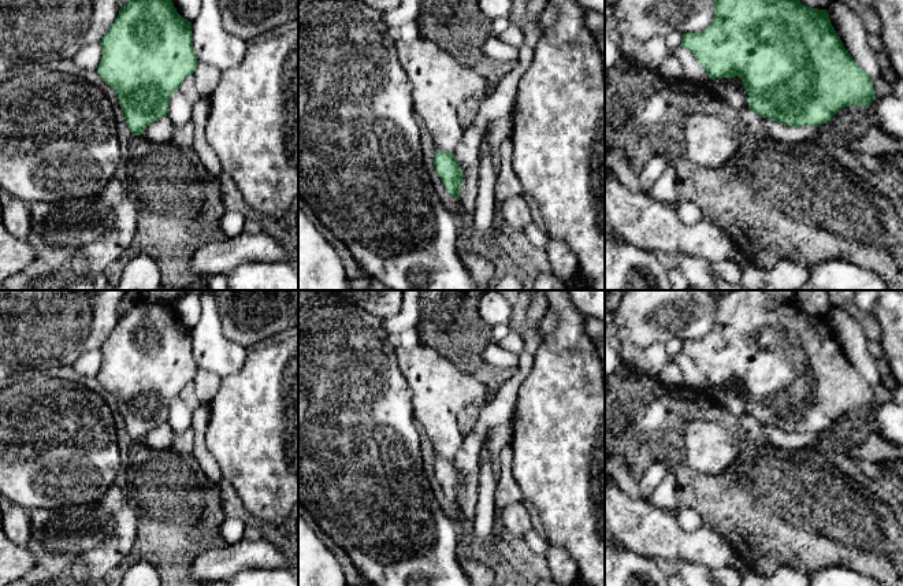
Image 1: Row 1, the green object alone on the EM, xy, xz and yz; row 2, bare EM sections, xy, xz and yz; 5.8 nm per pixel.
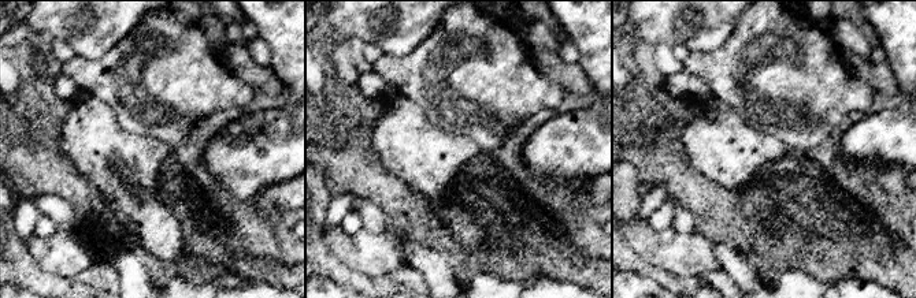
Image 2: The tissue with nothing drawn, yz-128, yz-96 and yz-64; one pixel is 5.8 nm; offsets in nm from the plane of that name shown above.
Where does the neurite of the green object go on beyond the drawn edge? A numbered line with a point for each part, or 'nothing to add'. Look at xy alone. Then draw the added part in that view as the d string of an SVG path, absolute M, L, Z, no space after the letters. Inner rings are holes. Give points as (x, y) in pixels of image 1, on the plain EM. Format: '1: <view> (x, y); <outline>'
nothing to add

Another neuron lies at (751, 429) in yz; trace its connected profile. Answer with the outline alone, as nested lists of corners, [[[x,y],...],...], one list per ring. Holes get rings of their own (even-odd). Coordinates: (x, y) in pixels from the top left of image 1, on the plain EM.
[[[752,416],[737,418],[743,437],[755,444],[757,446],[769,446],[768,437],[763,431],[763,424],[761,424]]]

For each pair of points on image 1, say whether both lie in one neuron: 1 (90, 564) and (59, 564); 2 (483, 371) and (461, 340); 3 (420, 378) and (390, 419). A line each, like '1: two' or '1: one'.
1: one
2: one
3: two

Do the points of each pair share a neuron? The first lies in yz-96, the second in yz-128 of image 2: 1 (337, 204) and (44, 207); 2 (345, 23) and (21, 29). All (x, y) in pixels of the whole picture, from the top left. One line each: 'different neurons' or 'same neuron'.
1: different neurons
2: different neurons

